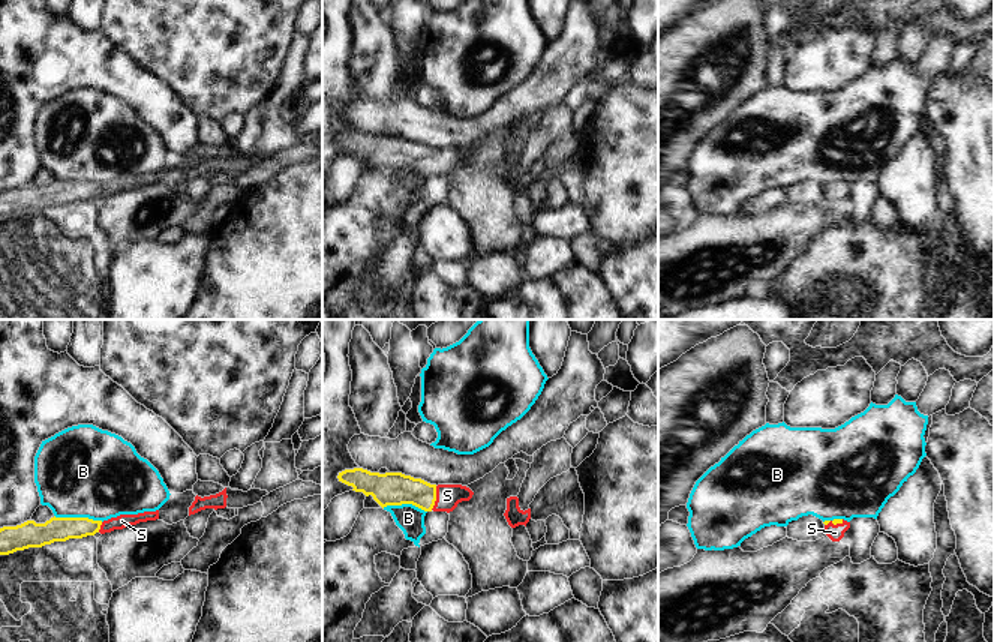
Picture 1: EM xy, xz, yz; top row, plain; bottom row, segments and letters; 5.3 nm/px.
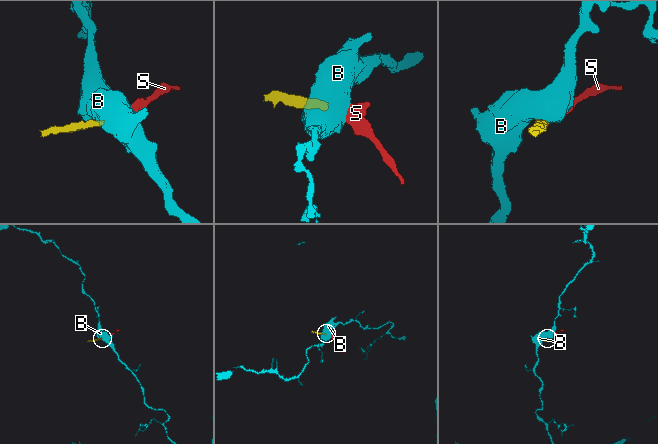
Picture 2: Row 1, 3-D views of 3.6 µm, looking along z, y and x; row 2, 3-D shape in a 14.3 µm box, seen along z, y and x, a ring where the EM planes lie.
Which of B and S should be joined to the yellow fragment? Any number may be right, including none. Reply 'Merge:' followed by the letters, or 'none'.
Merge: S

